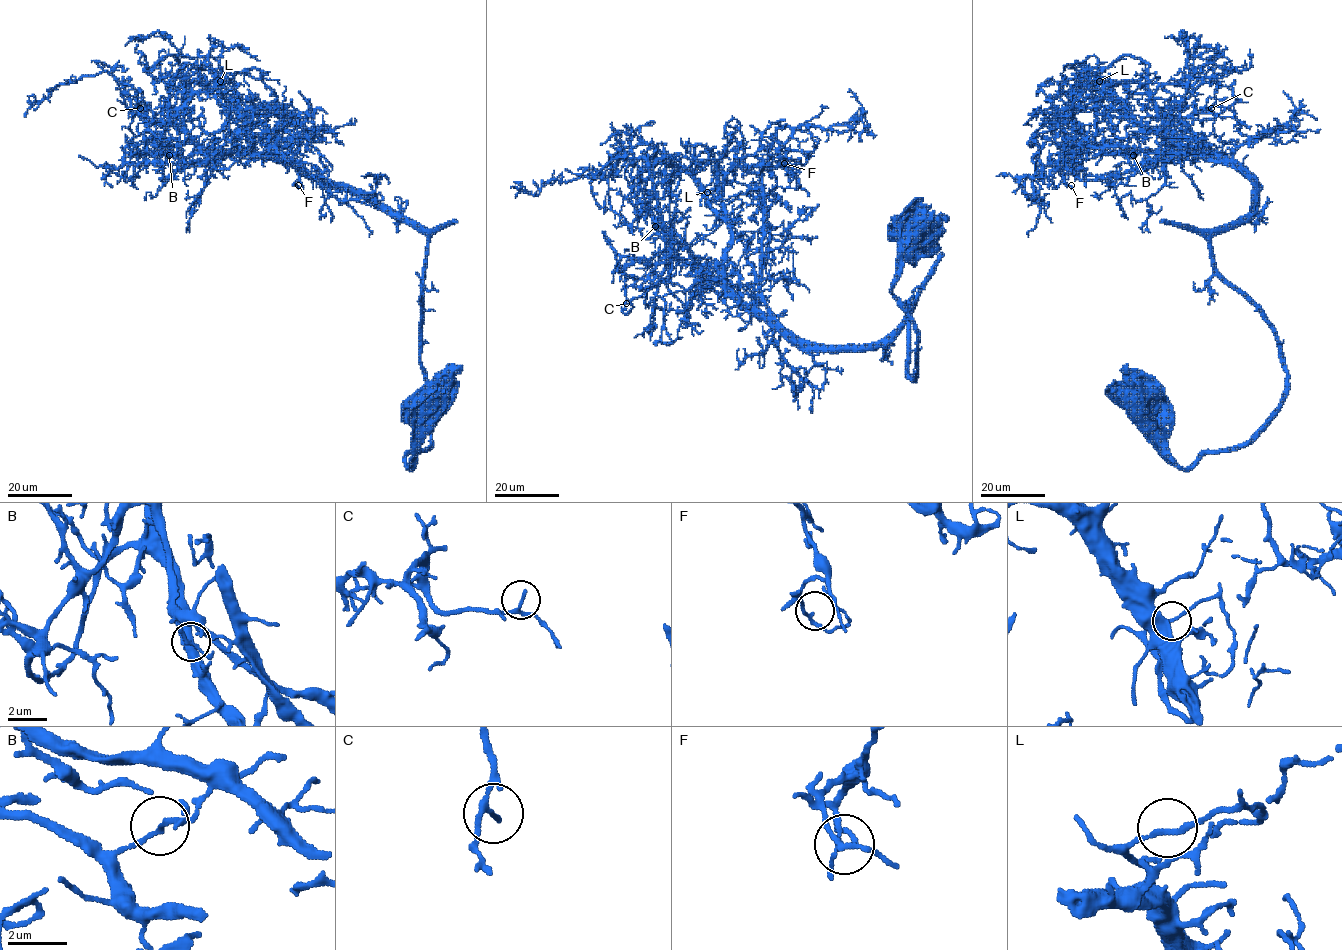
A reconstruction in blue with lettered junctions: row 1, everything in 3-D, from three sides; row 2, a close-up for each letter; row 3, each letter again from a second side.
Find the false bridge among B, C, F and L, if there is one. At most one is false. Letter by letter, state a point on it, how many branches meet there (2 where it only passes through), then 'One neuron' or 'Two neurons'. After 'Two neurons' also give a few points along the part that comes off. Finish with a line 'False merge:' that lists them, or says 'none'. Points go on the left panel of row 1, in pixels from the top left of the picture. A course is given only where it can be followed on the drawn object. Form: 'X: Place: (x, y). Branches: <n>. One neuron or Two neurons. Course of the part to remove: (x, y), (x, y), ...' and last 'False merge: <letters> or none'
B: Place: (169, 155). Branches: 2. Two neurons. Course of the part to remove: (169, 155), (166, 158), (163, 153), (149, 151), (133, 153)
C: Place: (140, 108). Branches: 2. One neuron
F: Place: (298, 185). Branches: 2. One neuron
L: Place: (220, 81). Branches: 2. One neuron
False merge: B

